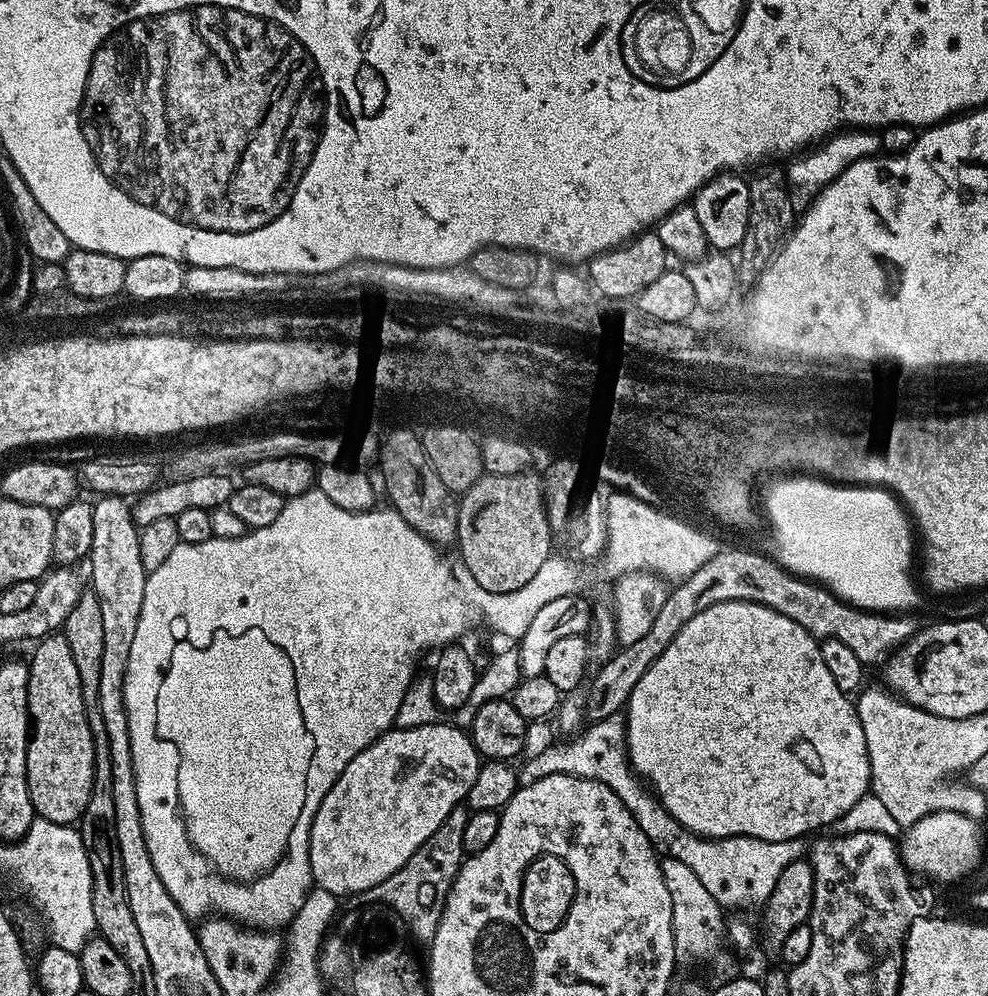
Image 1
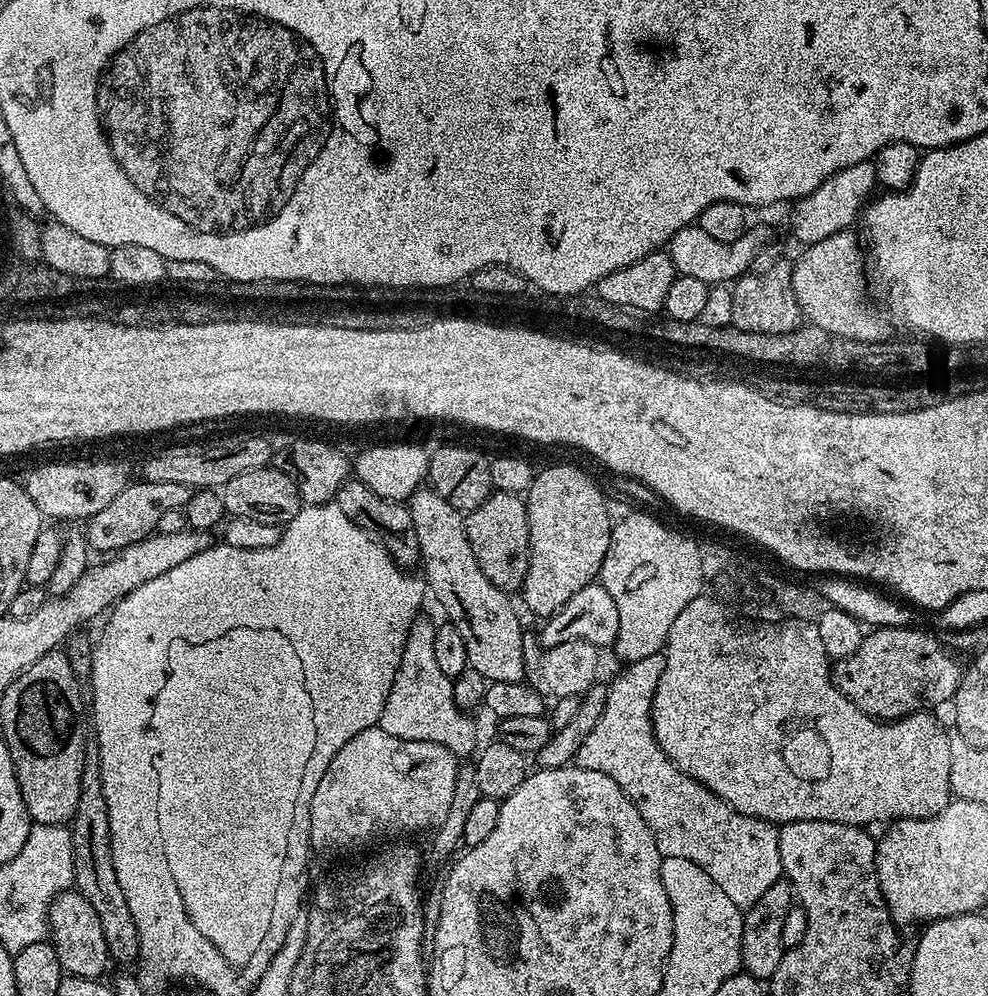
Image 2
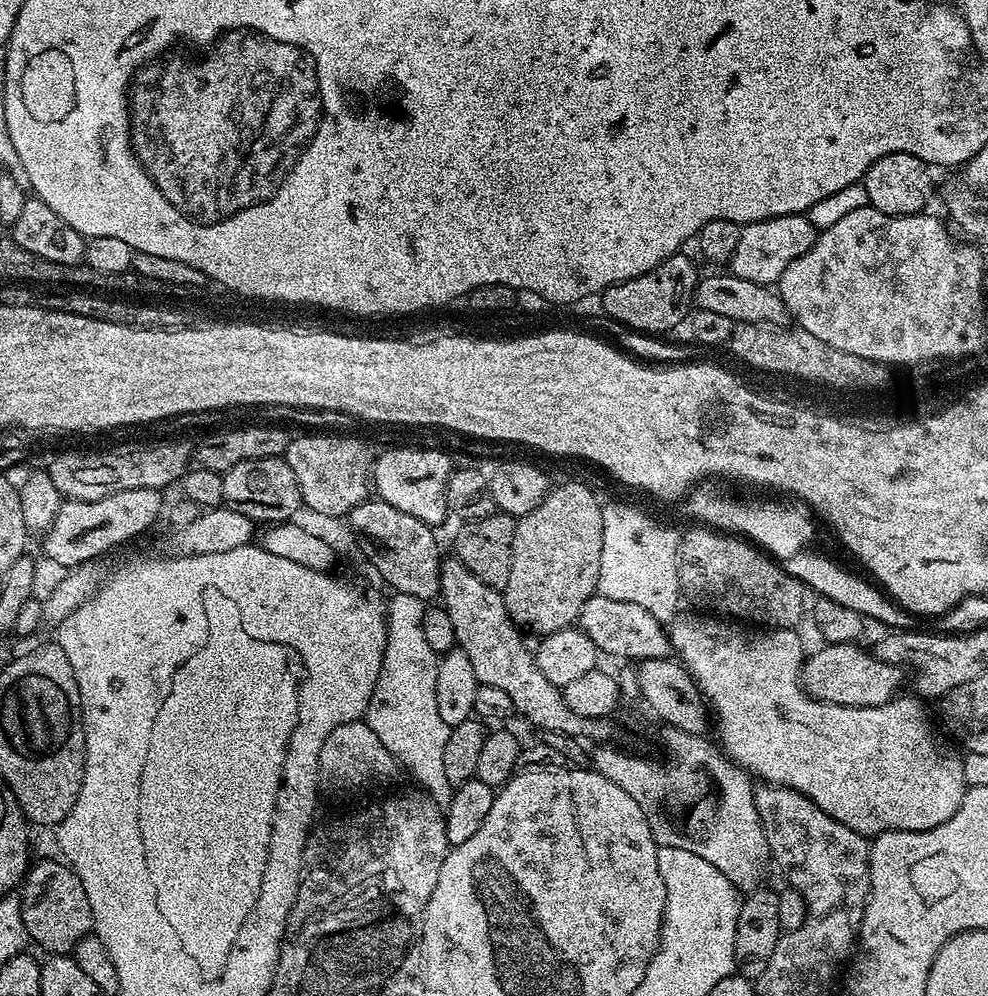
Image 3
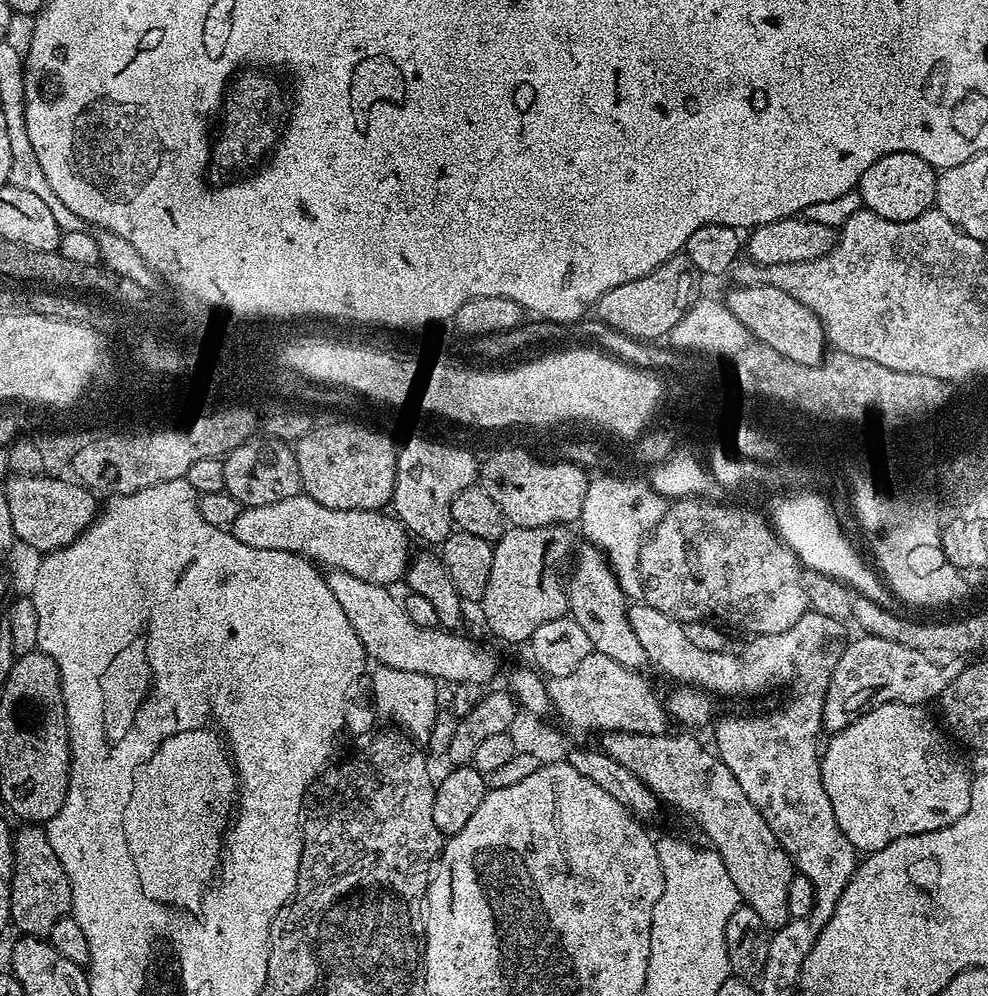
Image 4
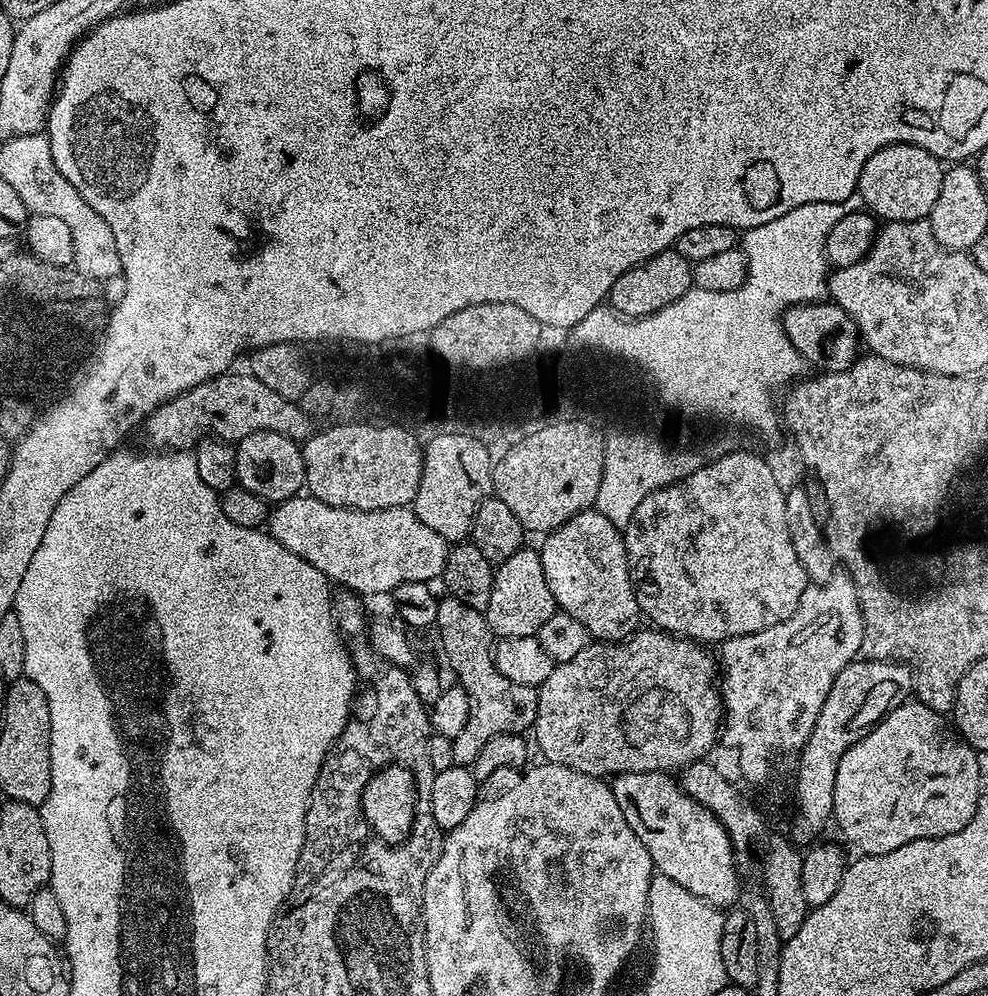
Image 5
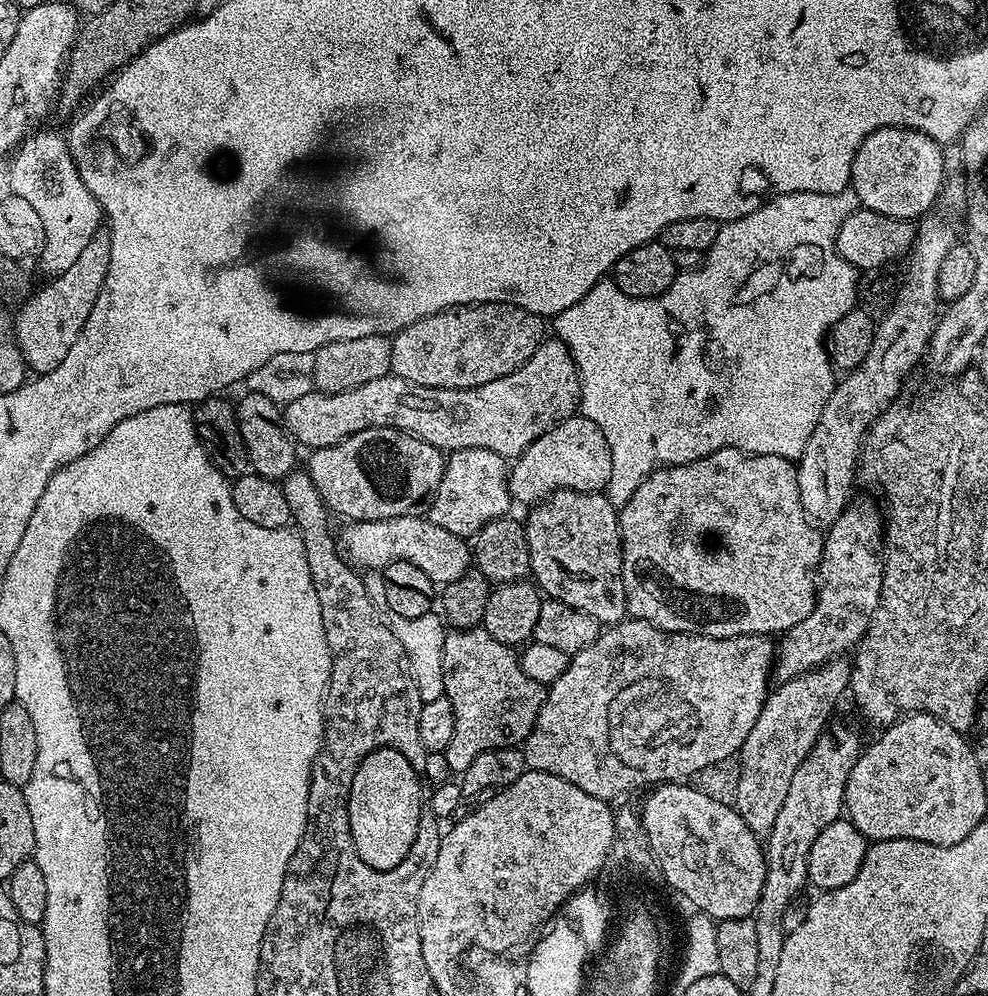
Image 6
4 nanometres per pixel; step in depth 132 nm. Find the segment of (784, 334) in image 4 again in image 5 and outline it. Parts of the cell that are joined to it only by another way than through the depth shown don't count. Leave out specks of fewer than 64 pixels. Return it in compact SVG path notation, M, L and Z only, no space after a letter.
M813 302L810 304L795 304L793 308L786 308L782 313L782 326L786 330L786 338L798 350L798 354L804 357L809 365L816 370L824 372L841 372L854 363L862 352L860 331L842 310L831 302Z

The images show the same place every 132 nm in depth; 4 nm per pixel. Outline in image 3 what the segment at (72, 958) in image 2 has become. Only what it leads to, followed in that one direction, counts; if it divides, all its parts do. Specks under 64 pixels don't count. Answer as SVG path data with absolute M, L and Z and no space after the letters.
M40 860L37 864L35 861L25 872L18 895L27 939L45 948L45 953L68 954L83 936L93 931L92 911L90 898L86 898L86 886L82 886L78 874L67 863L56 860Z

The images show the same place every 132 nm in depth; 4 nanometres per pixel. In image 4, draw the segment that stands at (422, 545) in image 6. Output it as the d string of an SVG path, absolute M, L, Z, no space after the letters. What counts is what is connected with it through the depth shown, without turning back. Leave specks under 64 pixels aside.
M307 494L294 498L282 498L282 502L270 502L270 506L241 507L230 531L234 538L238 538L238 542L246 546L254 546L254 550L294 552L325 569L354 574L354 578L362 578L366 582L385 586L392 586L395 580L403 581L410 563L410 551L408 552L410 533L395 515L384 510L375 512L334 510L330 506L322 506L322 502L314 502L314 498L310 498Z

